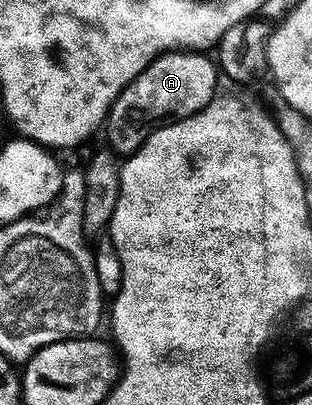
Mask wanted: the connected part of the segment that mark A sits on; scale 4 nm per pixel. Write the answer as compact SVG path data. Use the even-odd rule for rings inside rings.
M169 50L167 54L159 54L109 108L107 145L117 155L133 154L158 128L181 122L206 108L218 92L218 66L208 56L195 50Z

